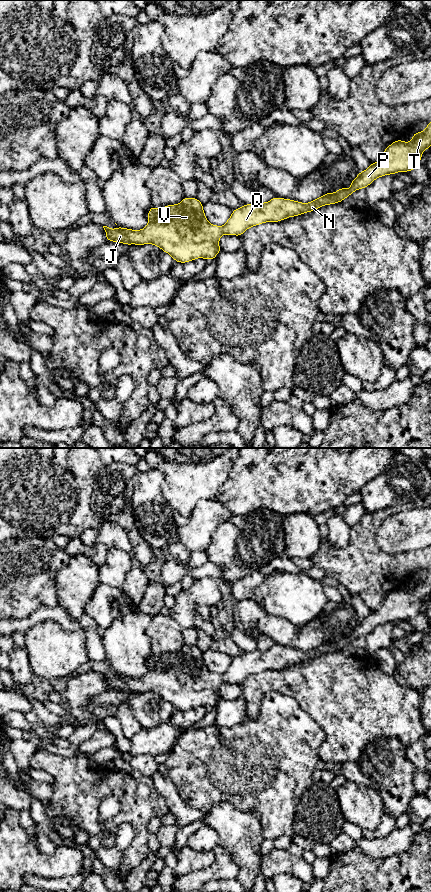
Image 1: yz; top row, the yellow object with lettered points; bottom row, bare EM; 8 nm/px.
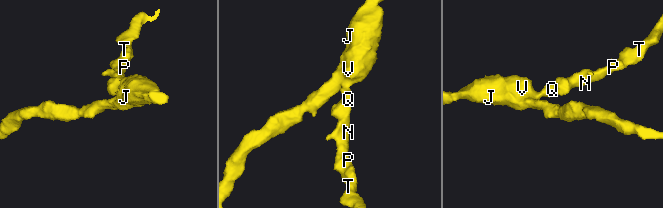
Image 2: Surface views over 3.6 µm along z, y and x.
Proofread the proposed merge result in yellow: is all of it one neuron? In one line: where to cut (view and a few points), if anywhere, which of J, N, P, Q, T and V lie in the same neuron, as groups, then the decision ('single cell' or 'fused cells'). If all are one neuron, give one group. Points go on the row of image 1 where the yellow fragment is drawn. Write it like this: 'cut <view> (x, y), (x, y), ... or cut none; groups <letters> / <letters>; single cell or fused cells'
cut none; groups J N P Q T V; single cell

